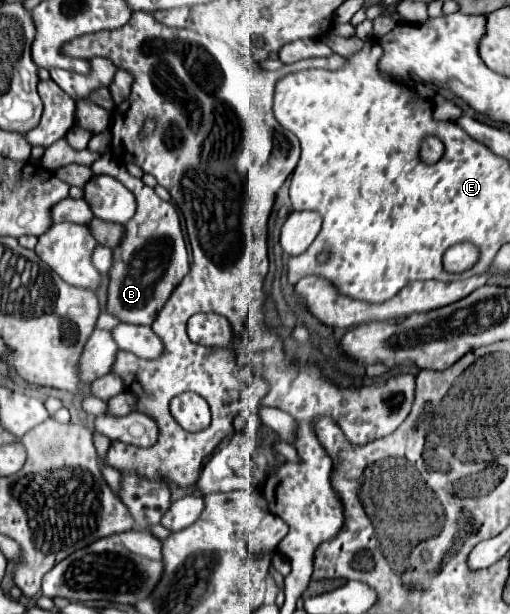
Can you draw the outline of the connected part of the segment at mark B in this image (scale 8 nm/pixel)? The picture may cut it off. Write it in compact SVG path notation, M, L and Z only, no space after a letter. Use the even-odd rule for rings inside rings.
M103 153L93 165L95 175L111 175L119 179L137 201L135 215L125 223L125 235L113 249L113 265L109 269L109 291L107 291L107 313L123 323L151 325L167 303L173 289L189 273L189 255L185 249L179 215L173 203L163 201L157 193L147 187L141 179L127 173L125 163L113 159L111 153Z

